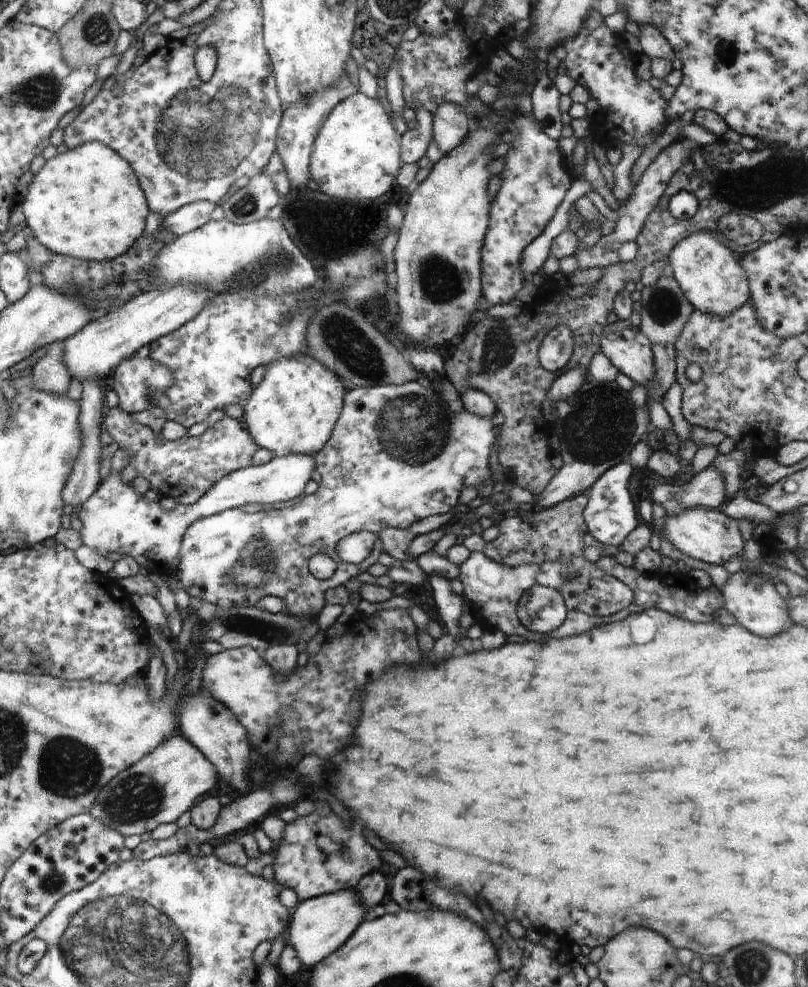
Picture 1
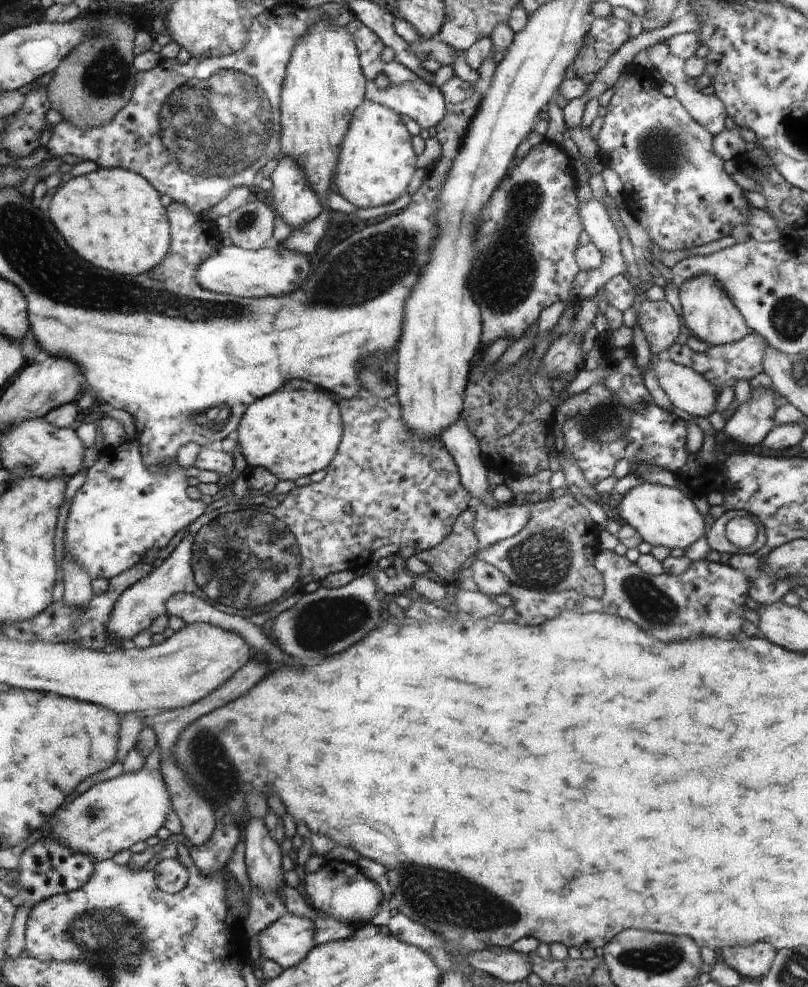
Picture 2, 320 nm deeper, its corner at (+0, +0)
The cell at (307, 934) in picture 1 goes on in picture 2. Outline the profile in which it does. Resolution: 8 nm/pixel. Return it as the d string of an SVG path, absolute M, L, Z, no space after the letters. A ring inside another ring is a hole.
M290 912L258 935L261 960L270 959L287 969L302 962L314 948L315 921Z

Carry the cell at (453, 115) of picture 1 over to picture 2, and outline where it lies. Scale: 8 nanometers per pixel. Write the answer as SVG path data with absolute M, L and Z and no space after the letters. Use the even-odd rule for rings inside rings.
M420 78L402 84L390 83L385 88L367 80L365 98L391 108L400 116L409 116L426 130L445 117L445 100L440 89Z

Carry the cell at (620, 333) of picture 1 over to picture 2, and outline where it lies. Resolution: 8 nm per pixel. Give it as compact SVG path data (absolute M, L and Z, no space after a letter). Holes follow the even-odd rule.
M659 358L653 361L653 371L676 408L702 418L715 412L719 390L700 373L679 362Z

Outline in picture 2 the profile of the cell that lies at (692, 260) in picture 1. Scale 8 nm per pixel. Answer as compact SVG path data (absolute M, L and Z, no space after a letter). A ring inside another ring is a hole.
M700 275L687 280L679 290L679 297L682 306L680 317L684 318L685 326L710 347L738 342L751 331L727 292L711 276Z

